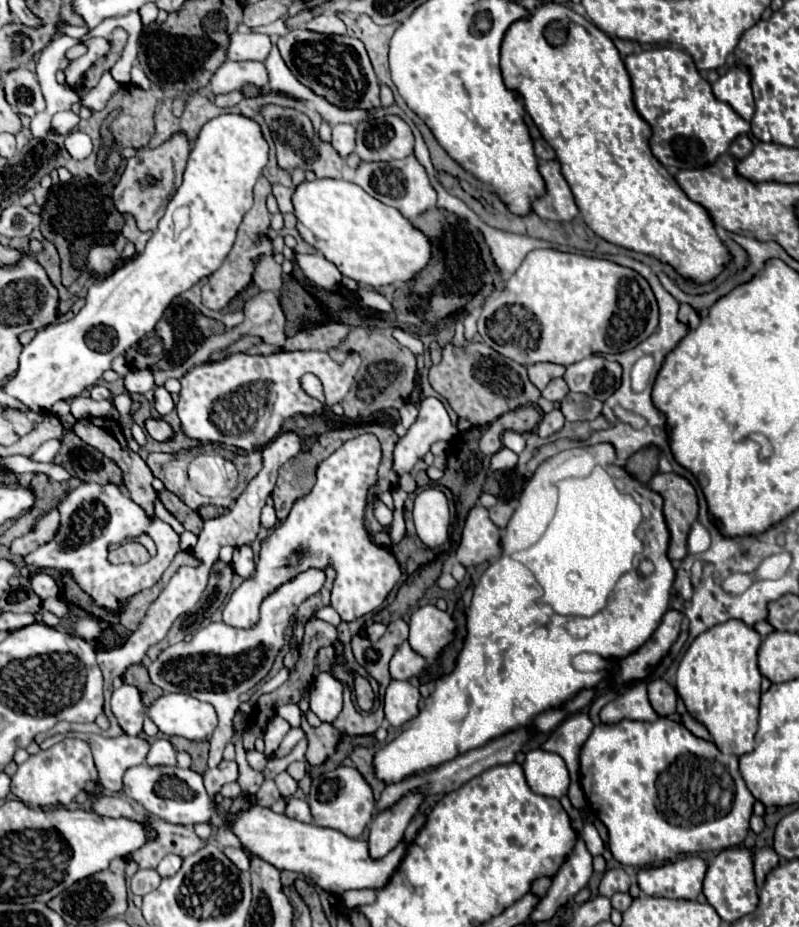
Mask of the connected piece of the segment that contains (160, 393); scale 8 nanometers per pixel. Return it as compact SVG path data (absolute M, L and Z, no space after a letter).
M164 386L156 388L156 392L154 392L154 408L156 408L158 414L162 414L162 416L166 416L166 414L170 414L170 412L174 410L172 396L170 396L170 392L168 392Z

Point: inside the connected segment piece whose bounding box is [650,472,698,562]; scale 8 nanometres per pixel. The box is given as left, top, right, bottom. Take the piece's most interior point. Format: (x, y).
(680, 501)

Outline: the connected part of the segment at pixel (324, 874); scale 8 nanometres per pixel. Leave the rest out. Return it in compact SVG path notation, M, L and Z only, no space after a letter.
M252 806L250 810L240 812L238 816L230 818L230 826L240 838L242 846L252 854L264 858L278 870L302 872L316 886L332 894L342 894L346 890L358 888L382 890L388 884L390 876L394 876L394 872L398 870L400 860L406 856L406 842L400 842L384 858L374 860L368 852L368 842L364 840L348 838L334 828L304 824L300 820L288 818L286 814L276 814L264 806Z

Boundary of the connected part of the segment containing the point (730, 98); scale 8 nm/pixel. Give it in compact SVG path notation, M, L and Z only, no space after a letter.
M734 64L724 76L712 84L714 96L728 102L744 120L754 116L754 96L752 96L752 74L746 66Z

